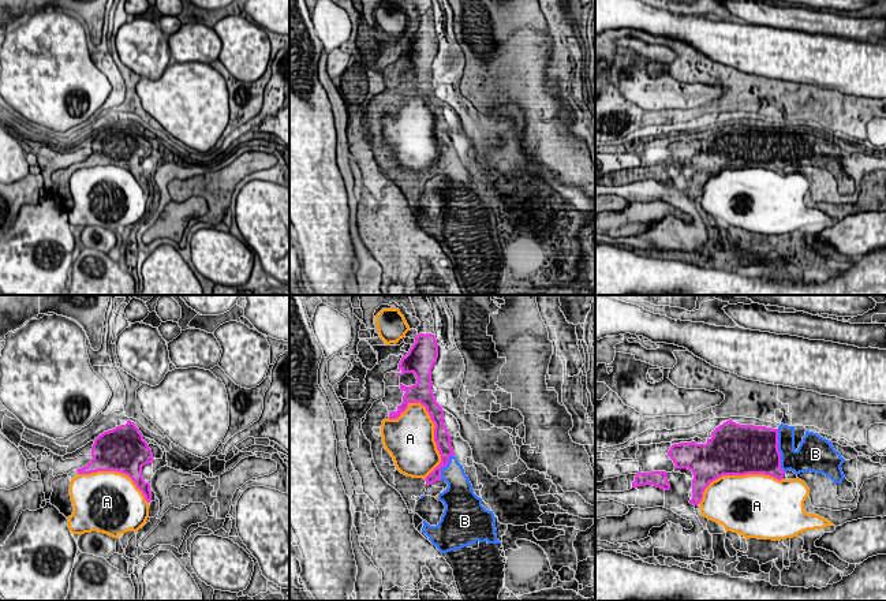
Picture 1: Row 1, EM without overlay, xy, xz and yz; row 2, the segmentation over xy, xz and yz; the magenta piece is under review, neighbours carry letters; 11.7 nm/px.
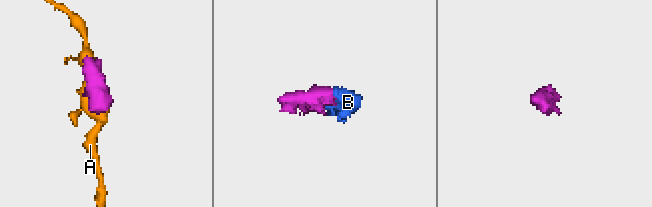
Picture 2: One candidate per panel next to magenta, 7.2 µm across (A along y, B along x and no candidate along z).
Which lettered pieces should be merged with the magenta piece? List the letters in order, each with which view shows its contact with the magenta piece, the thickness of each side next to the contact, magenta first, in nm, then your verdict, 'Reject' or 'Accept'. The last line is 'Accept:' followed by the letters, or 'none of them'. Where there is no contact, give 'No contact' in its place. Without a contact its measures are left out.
A: Touches magenta in xz. Thickness 190 nm (magenta) against 480 nm. Reject
B: Touches magenta in yz. Thickness 480 nm (magenta) against 260 nm. Accept
Accept: B

